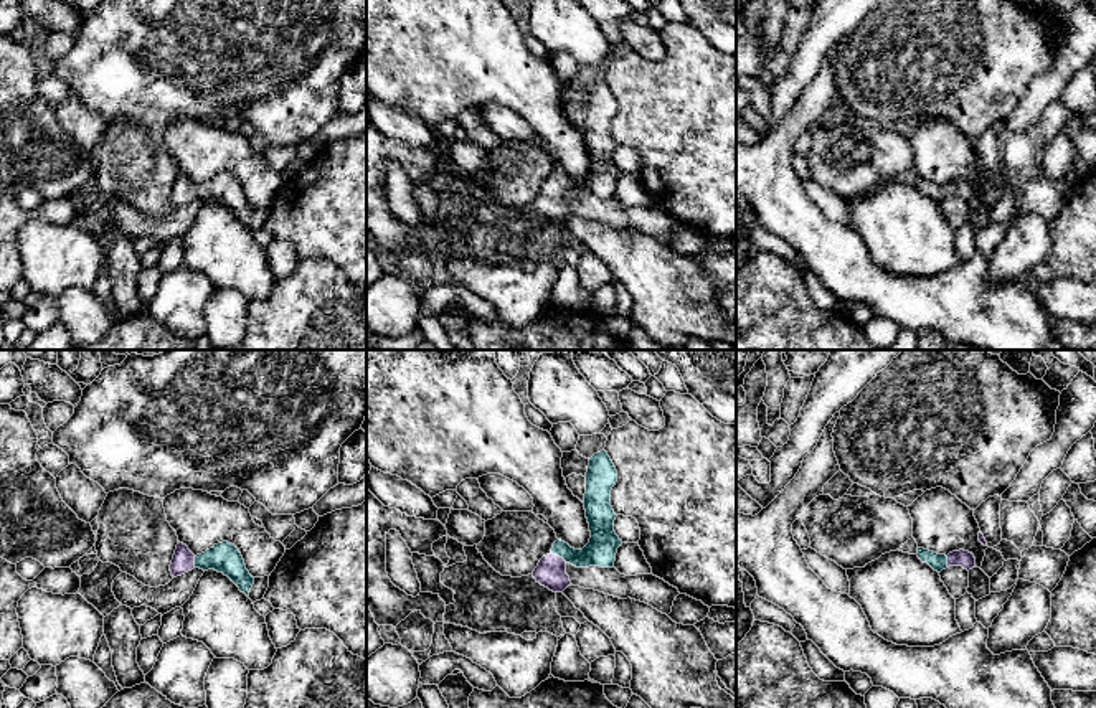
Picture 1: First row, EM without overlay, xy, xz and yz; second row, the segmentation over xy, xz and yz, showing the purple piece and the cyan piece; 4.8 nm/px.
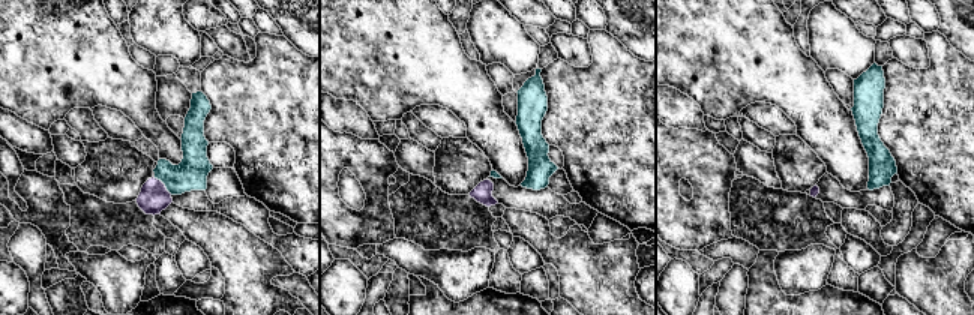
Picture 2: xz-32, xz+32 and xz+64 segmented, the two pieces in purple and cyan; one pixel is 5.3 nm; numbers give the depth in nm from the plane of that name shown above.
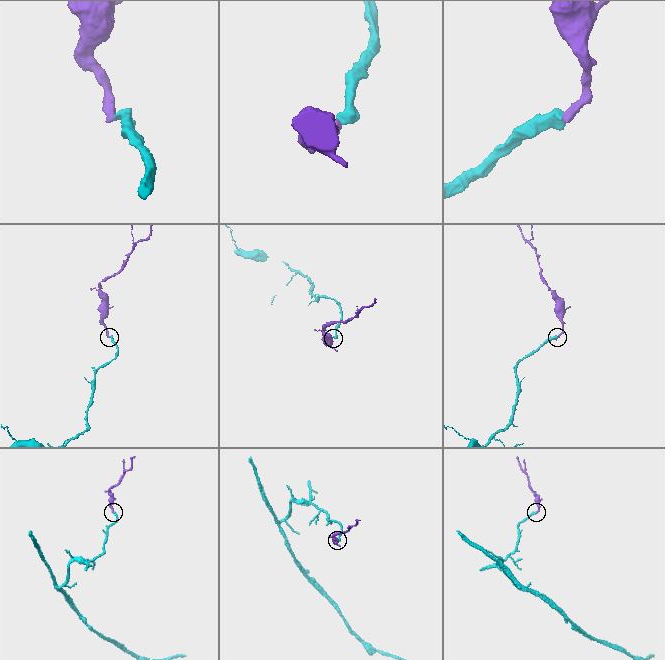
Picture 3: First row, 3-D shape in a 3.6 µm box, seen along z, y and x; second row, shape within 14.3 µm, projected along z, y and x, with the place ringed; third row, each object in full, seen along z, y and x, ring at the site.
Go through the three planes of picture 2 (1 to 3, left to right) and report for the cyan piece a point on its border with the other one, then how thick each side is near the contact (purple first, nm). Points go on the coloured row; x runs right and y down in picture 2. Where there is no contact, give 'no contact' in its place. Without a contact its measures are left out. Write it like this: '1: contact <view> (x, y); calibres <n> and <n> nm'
1: contact xz-32 (164, 185); calibres 160 and 180 nm
2: no contact
3: no contact

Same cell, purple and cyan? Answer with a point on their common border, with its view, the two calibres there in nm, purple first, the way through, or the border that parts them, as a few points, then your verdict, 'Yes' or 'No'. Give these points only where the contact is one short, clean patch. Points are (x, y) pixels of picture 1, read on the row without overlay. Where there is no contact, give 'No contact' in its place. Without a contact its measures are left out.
Touches purple at xz (558, 187). Thickness 140 nm (purple) against 150 nm. Path across: xz (552, 200), (558, 187), (588, 187), (603, 175). Yes

